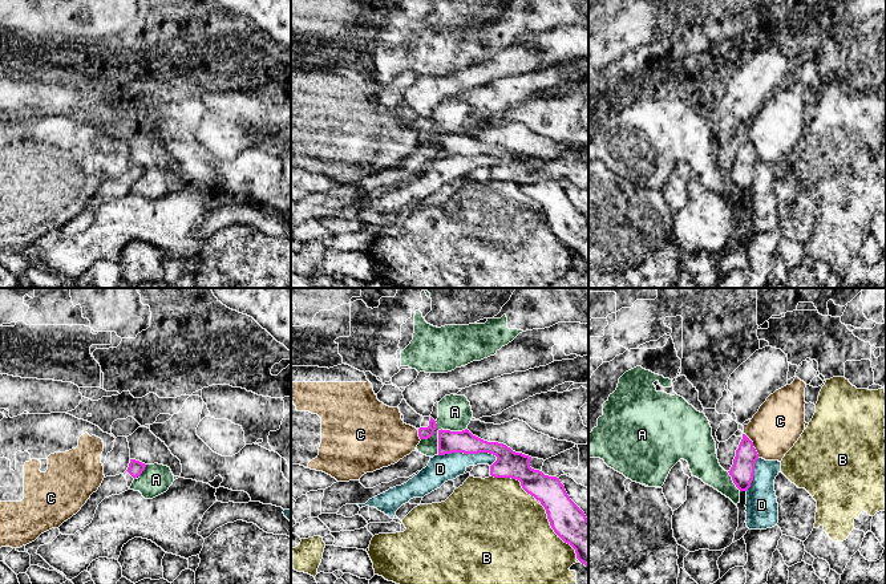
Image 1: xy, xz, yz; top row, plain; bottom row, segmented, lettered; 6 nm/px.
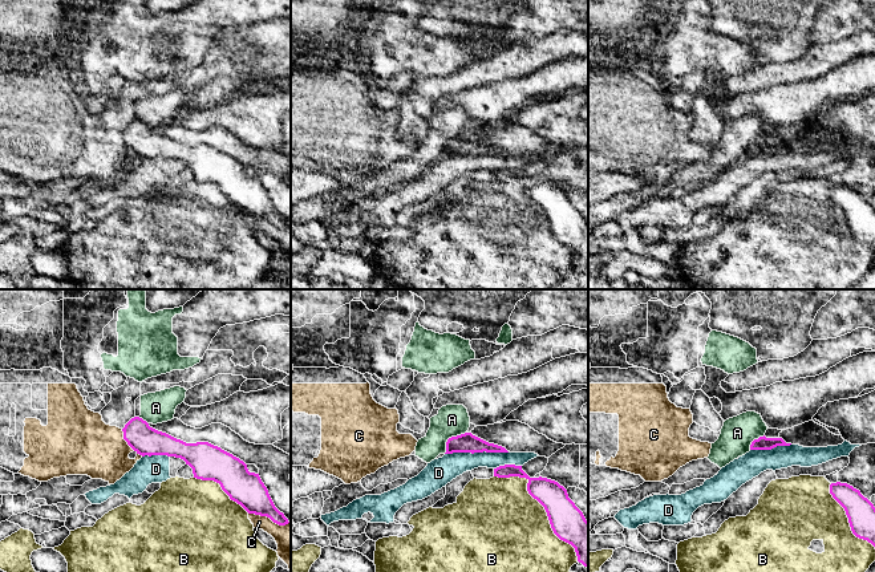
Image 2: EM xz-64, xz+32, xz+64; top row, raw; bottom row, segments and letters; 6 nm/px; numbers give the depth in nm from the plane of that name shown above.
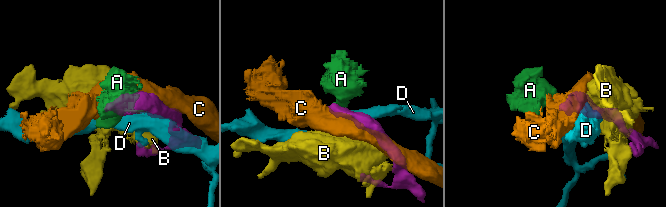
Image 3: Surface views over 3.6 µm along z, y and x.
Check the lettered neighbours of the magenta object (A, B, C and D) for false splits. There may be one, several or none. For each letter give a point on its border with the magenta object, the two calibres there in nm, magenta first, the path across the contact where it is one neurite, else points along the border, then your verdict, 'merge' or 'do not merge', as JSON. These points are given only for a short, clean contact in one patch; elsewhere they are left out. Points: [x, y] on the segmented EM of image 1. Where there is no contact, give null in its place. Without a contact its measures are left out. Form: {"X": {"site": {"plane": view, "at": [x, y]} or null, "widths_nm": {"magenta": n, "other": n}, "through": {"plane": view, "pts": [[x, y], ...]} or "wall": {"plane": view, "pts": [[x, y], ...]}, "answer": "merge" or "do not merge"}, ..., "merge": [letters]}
{"A": {"site": {"plane": "xz", "at": [441, 429]}, "widths_nm": {"magenta": 130, "other": 200}, "wall": {"plane": "xz", "pts": [[465, 428], [461, 430], [437, 428], [429, 437], [421, 439]]}, "answer": "do not merge"}, "B": {"site": {"plane": "xz", "at": [542, 505]}, "widths_nm": {"magenta": 220, "other": 480}, "answer": "do not merge"}, "C": {"site": {"plane": "yz", "at": [752, 445]}, "widths_nm": {"magenta": 140, "other": 300}, "answer": "do not merge"}, "D": {"site": {"plane": "xz", "at": [469, 453]}, "widths_nm": {"magenta": 160, "other": 160}, "answer": "do not merge"}, "merge": []}

